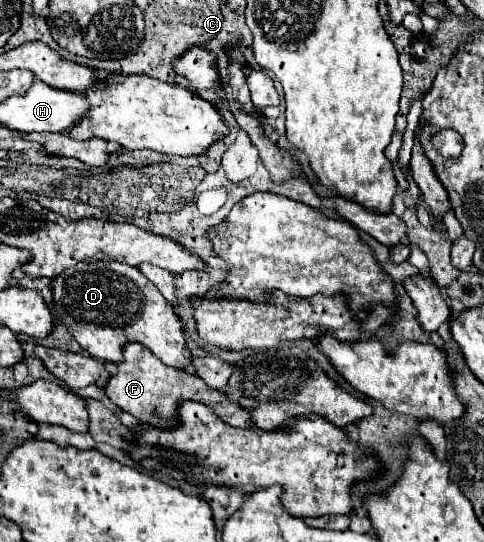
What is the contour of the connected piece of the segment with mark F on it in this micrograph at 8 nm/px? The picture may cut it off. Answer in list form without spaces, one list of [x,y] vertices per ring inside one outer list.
[[[138,342],[124,344],[124,360],[118,362],[116,366],[118,366],[118,372],[110,376],[108,384],[104,386],[104,392],[118,408],[130,412],[140,422],[148,422],[152,426],[174,426],[176,404],[180,400],[194,400],[212,408],[218,418],[222,418],[224,422],[232,426],[242,426],[242,428],[252,426],[248,412],[238,402],[230,402],[224,392],[206,386],[206,382],[198,378],[196,374],[186,374],[178,368],[164,366],[146,346]]]

